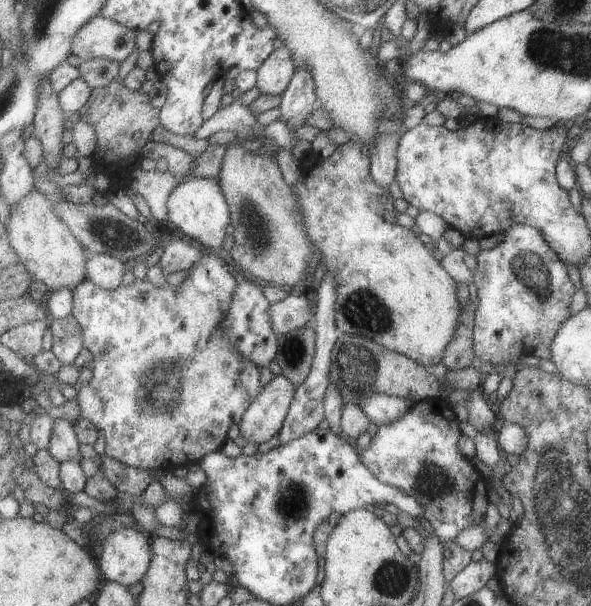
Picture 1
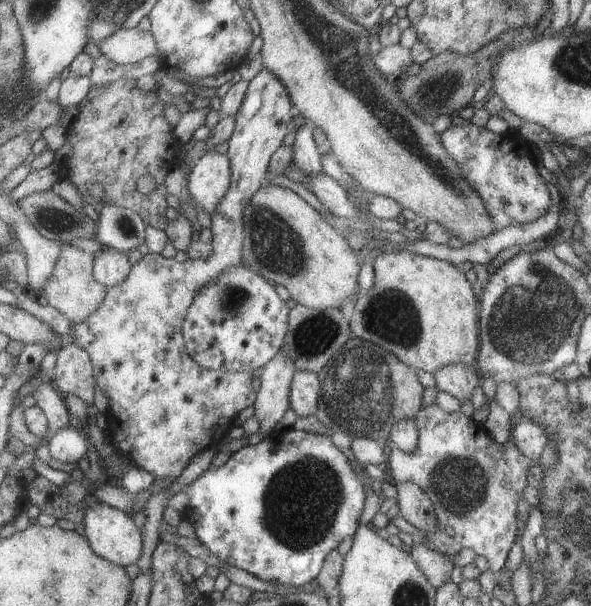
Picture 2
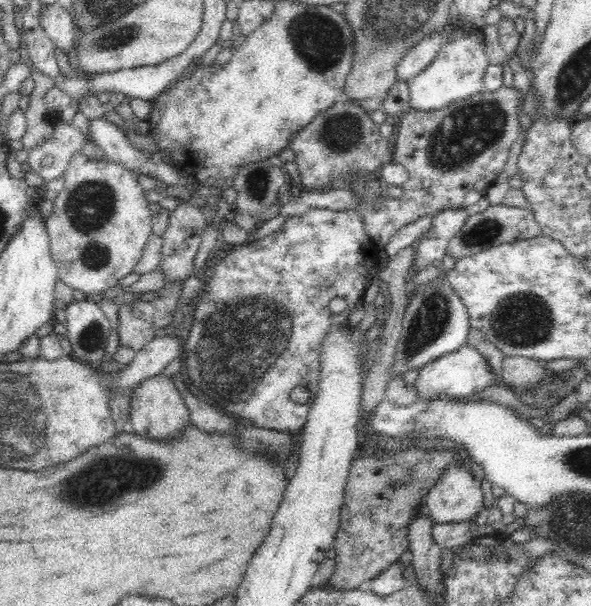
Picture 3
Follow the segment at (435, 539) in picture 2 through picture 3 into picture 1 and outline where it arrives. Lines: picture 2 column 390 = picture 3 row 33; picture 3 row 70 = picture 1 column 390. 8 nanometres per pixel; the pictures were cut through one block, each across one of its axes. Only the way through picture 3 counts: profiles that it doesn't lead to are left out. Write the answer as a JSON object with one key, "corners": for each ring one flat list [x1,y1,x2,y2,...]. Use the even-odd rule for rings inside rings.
{"corners":[[432,397,415,401,402,415,393,421,382,423,363,451,361,461,380,482,395,486,413,496,422,505,423,522,440,539,455,540,455,536,467,526,484,521,488,506,488,483,486,477,472,467,470,460,458,452,460,421,453,407,444,398]]}

